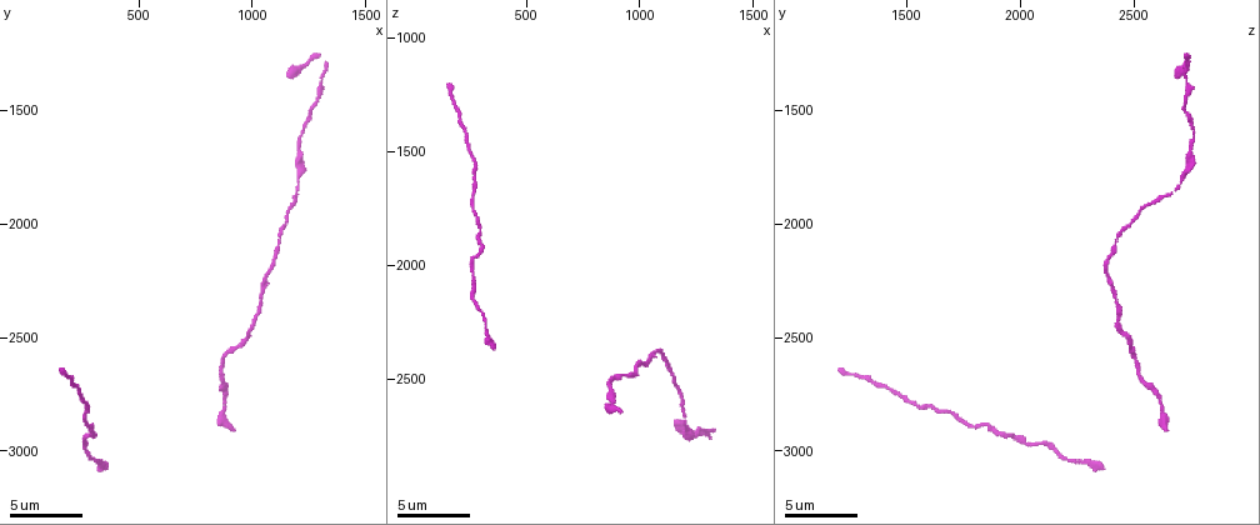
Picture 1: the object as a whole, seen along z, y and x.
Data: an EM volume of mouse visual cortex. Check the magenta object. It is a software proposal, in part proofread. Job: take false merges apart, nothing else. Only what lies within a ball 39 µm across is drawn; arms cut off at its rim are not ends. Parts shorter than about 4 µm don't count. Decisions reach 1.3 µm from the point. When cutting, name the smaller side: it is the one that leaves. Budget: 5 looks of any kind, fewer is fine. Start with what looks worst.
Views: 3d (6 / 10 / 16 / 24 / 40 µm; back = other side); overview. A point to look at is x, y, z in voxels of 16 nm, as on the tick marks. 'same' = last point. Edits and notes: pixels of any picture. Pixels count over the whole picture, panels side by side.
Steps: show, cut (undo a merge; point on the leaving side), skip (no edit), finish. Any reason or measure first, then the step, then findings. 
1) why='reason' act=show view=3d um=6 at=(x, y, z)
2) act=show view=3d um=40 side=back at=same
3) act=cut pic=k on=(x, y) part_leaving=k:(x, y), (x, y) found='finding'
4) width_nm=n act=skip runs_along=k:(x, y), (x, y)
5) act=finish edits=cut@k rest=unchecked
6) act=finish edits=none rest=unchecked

why='narrows sharply' act=show view=3d um=10 at=(870, 2640, 2510)

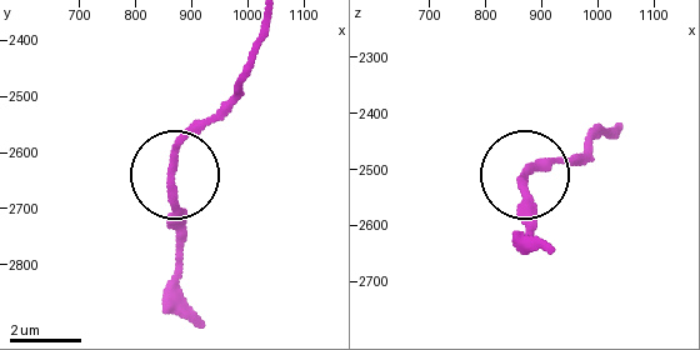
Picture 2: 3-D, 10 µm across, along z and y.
act=skip found='one neuron here'

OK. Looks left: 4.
why='thick turns thin' act=show view=3d um=10 at=(1200, 1800, 2720)

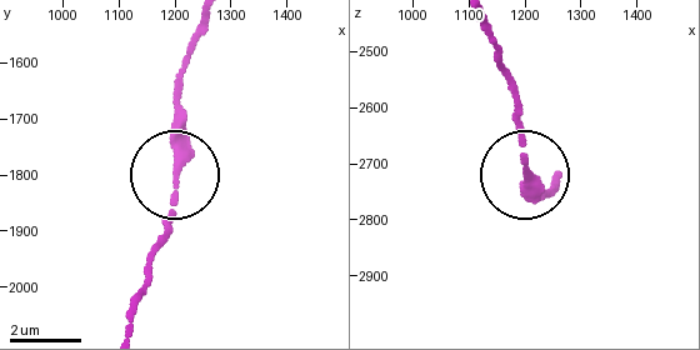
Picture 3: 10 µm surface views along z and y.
act=skip runs_along=3:(129, 324), (174, 198), (174, 85) found='continuous, no second neuron'

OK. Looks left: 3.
why='thin neck' act=show view=3d um=10 at=(1040, 2340, 2420)

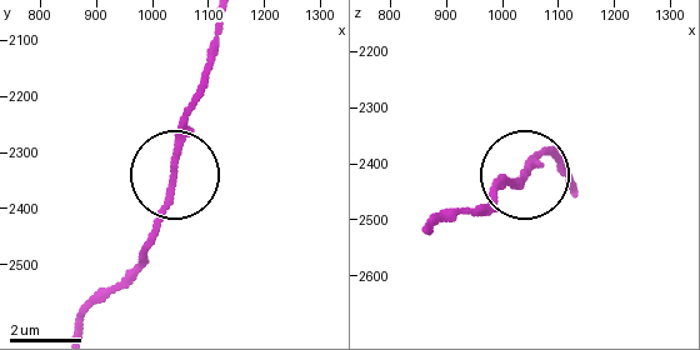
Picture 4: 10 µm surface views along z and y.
act=skip runs_along=4:(425, 230), (518, 183), (541, 150) found='all the same neuron'

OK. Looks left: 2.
act=finish edits=none rest=unchecked

